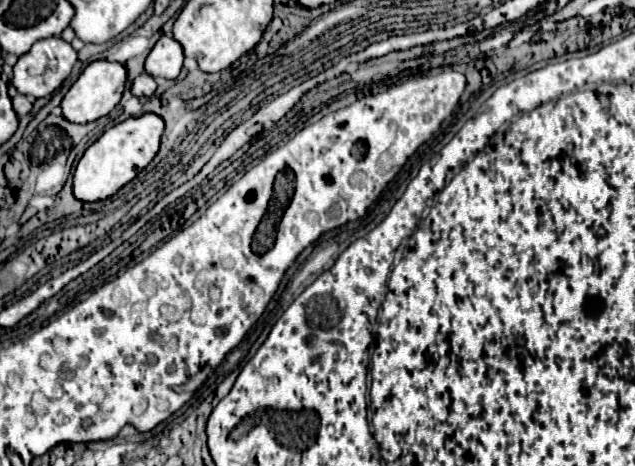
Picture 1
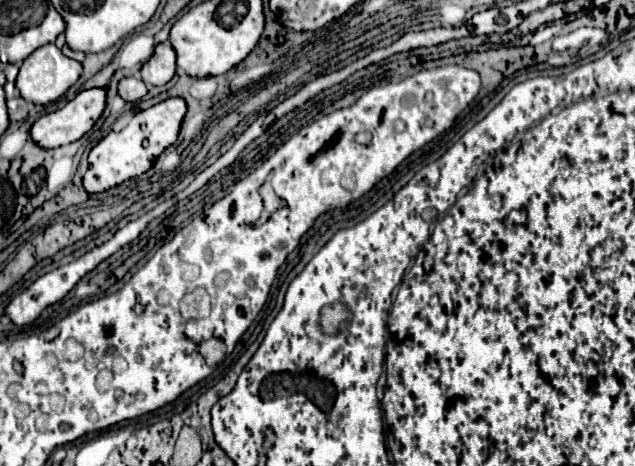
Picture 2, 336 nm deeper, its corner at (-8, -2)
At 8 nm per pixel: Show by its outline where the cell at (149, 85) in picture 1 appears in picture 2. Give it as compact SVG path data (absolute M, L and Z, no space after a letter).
M123 78L119 82L119 96L125 100L125 102L139 102L143 96L147 94L147 86L143 80L137 80L137 78Z

